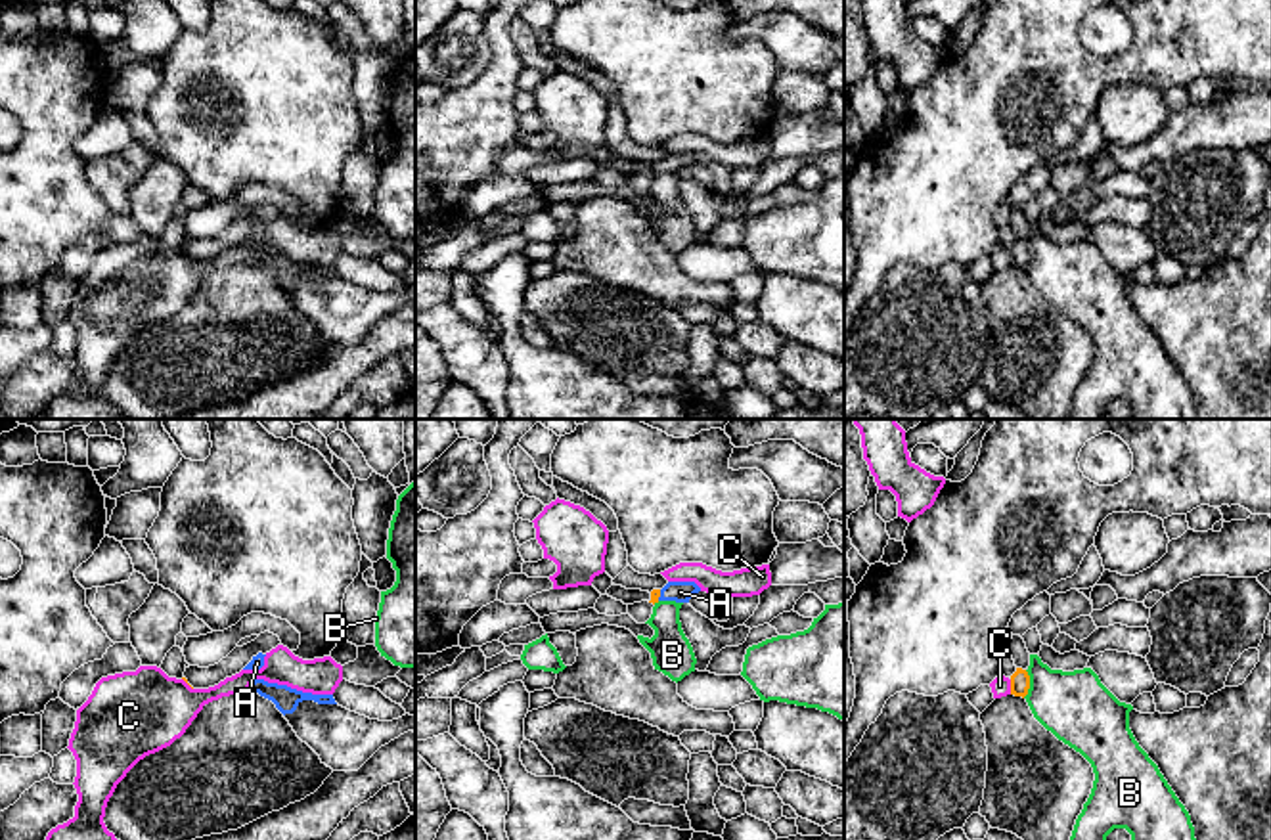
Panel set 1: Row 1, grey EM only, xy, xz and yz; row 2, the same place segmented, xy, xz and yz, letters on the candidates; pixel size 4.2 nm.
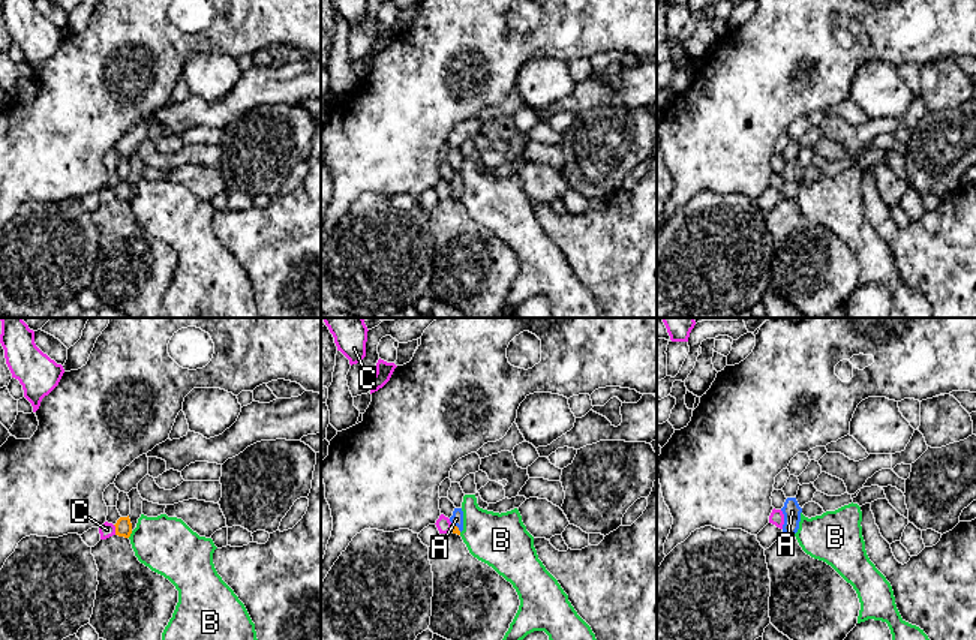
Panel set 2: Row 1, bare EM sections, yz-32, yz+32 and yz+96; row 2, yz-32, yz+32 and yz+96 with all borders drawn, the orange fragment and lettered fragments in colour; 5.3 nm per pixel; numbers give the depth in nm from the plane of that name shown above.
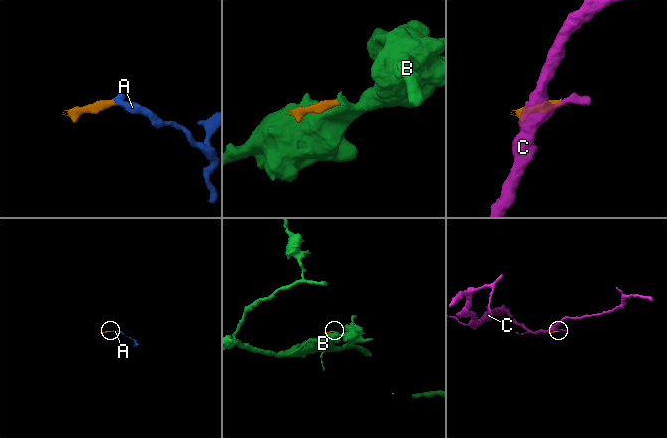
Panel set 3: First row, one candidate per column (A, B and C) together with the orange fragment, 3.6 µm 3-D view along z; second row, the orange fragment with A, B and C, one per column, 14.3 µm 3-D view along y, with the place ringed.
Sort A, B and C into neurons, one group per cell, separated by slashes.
A / B / C

